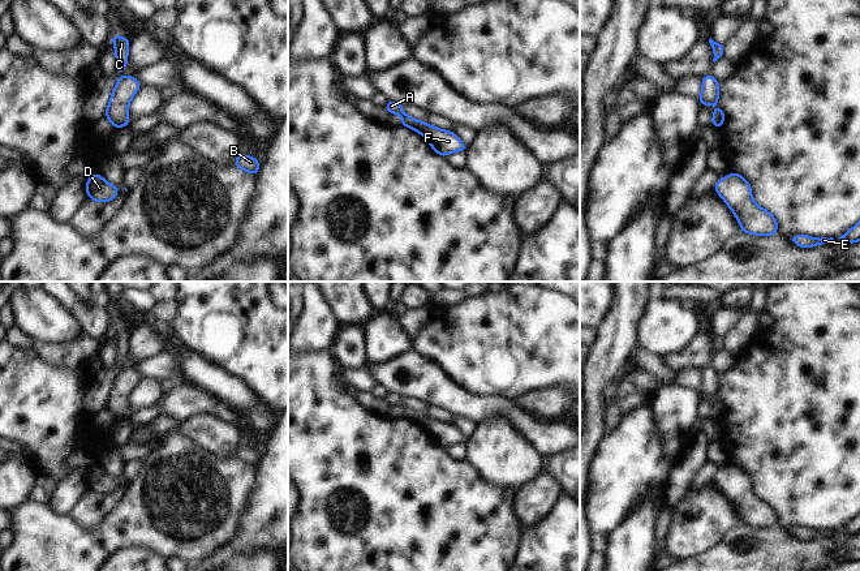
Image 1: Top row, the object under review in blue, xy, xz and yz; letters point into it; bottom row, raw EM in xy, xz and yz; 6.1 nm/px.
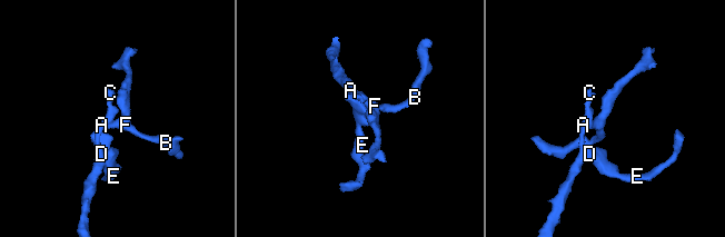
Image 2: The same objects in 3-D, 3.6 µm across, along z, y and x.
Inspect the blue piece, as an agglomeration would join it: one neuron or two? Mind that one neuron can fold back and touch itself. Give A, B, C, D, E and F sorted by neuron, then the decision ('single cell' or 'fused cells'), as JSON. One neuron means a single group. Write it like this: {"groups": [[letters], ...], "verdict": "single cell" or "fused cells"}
{"groups": [["A", "B", "C", "D", "E", "F"]], "verdict": "single cell"}

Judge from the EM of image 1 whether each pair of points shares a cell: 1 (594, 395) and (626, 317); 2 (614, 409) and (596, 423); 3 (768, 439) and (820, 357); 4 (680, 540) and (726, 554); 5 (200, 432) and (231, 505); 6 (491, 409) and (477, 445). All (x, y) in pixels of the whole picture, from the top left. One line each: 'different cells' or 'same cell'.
1: same cell
2: different cells
3: same cell
4: different cells
5: different cells
6: different cells

